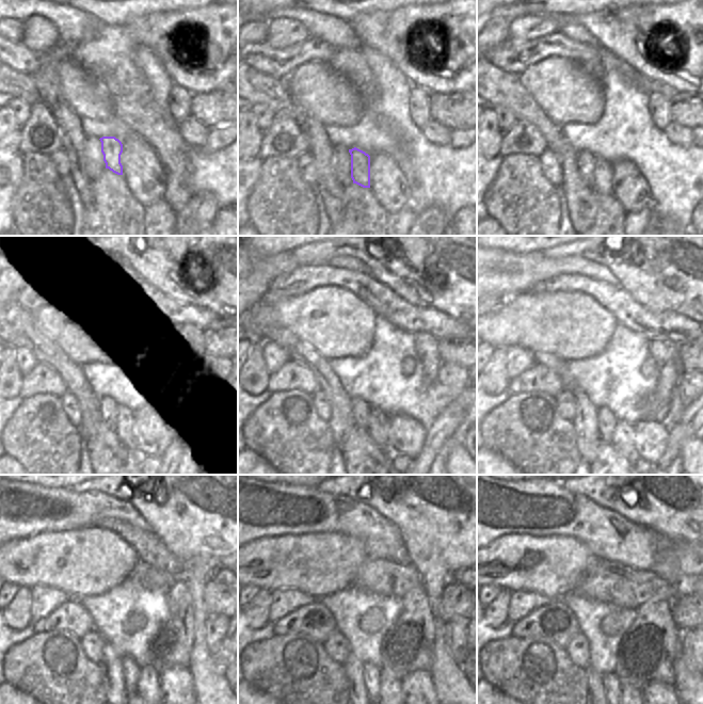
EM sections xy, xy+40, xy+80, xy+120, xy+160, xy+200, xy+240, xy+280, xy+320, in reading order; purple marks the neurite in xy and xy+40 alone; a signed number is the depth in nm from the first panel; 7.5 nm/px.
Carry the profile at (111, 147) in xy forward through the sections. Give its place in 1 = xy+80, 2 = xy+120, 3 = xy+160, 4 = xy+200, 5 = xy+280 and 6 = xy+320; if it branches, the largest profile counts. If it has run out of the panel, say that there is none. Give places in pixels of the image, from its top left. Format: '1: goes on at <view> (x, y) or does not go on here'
1: goes on at xy+80 (603, 174)
2: goes on at xy+120 (126, 428)
3: goes on at xy+160 (379, 426)
4: goes on at xy+200 (623, 438)
5: goes on at xy+280 (390, 691)
6: goes on at xy+320 (628, 691)

